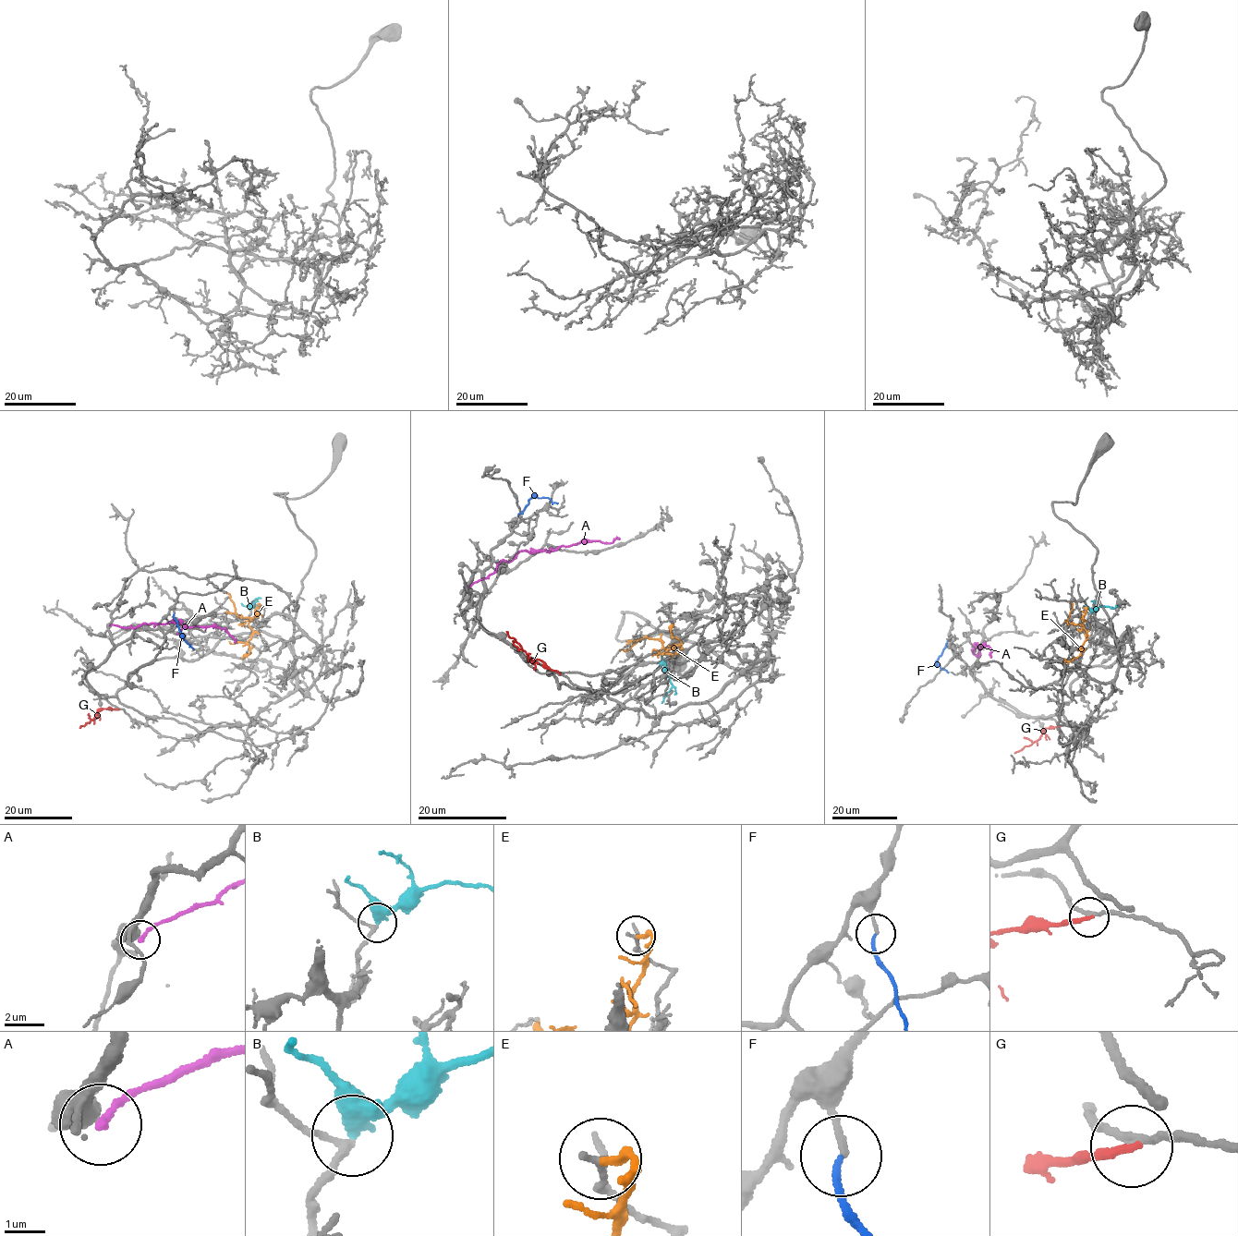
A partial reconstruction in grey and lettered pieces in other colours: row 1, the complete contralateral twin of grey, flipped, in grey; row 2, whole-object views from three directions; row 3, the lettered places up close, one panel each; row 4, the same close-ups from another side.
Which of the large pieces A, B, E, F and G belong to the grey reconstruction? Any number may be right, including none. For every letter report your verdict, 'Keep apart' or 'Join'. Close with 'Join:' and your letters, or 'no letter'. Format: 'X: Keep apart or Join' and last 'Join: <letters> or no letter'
A: Keep apart
B: Join
E: Keep apart
F: Join
G: Join
Join: B, F, G

